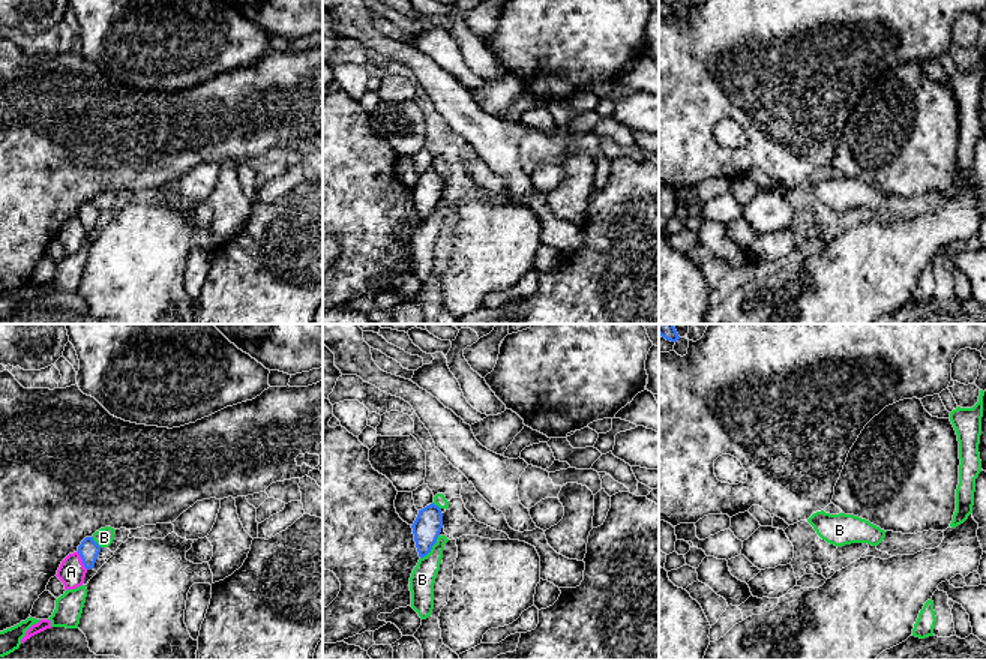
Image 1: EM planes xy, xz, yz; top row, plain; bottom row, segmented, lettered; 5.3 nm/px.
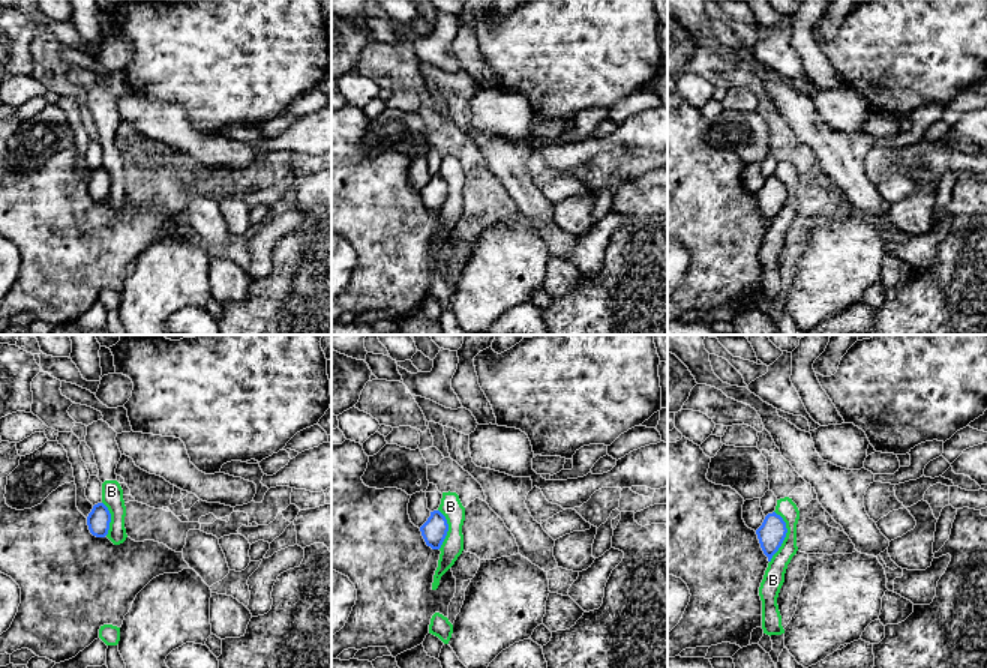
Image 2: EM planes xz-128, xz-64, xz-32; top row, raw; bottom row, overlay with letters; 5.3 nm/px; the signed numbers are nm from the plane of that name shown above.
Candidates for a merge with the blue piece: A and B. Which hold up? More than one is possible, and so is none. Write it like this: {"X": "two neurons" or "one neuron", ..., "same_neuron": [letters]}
{"A": "two neurons", "B": "two neurons", "same_neuron": []}

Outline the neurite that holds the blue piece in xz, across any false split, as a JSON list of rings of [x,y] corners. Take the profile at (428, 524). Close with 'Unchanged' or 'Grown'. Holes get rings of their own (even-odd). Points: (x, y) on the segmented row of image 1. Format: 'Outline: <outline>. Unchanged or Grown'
Outline: [[[432,502],[425,508],[419,510],[419,514],[411,528],[419,556],[423,558],[431,552],[432,546],[437,543],[437,538],[441,532],[441,508]]]. Unchanged

